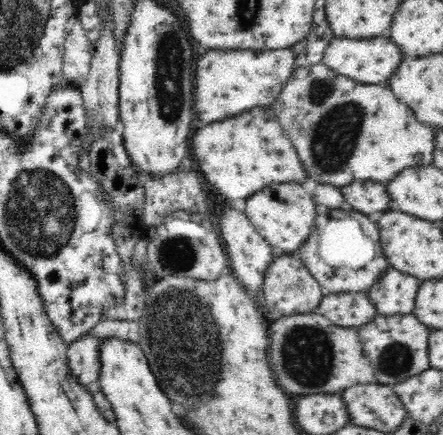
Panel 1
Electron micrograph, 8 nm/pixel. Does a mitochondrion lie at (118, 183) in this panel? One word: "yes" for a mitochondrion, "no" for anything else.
no

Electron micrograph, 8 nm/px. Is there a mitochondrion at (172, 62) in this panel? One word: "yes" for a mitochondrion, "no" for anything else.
yes

